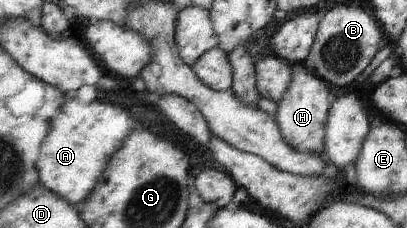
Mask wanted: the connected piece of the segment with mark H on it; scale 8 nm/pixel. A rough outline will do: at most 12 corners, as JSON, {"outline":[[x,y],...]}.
{"outline":[[305,65],[291,83],[276,122],[285,143],[307,155],[325,151],[333,95]]}

